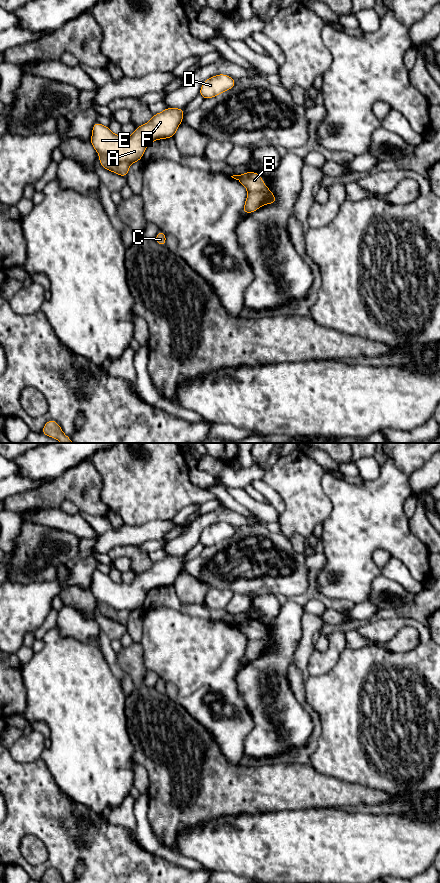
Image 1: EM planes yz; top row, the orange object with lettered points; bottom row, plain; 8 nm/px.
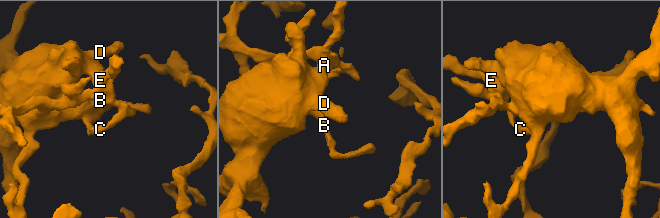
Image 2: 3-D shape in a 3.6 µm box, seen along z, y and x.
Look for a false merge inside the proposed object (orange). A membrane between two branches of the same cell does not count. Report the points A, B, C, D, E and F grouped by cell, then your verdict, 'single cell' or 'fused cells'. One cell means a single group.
groups A B C D E F; single cell

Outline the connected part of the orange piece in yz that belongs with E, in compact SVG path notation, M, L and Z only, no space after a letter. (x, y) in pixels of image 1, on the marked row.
M168 107L154 114L149 122L135 128L129 137L115 135L108 126L96 121L90 143L100 155L99 162L104 169L127 178L130 165L140 161L149 143L173 138L183 116L183 107Z

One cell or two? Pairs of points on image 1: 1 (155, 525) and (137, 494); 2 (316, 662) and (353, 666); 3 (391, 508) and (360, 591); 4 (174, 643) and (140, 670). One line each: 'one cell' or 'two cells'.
1: two cells
2: two cells
3: one cell
4: two cells

